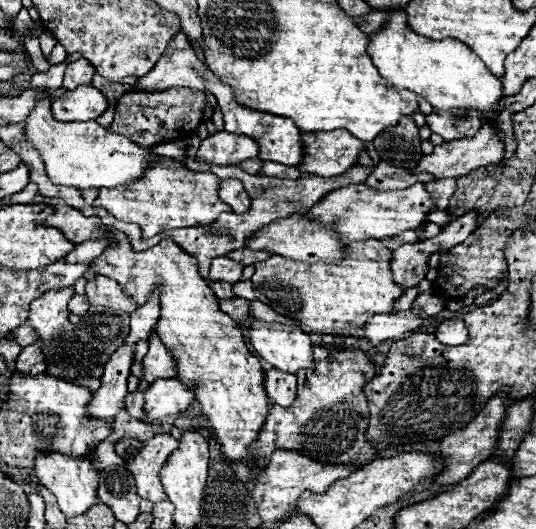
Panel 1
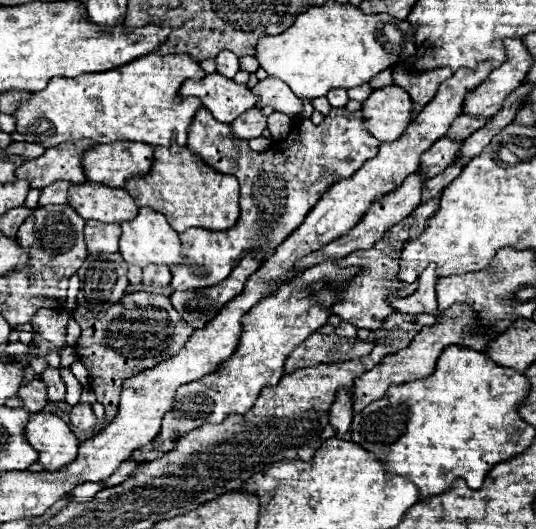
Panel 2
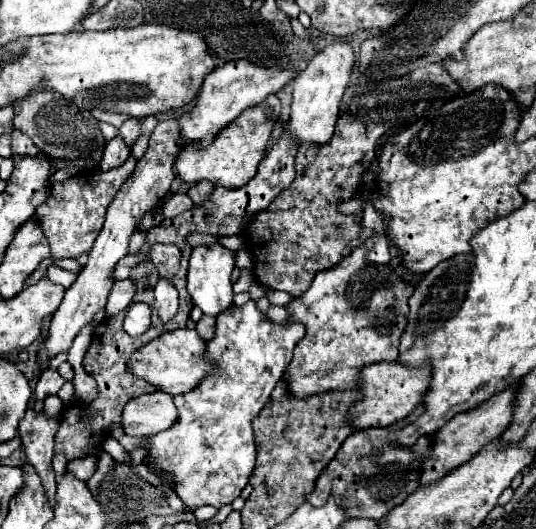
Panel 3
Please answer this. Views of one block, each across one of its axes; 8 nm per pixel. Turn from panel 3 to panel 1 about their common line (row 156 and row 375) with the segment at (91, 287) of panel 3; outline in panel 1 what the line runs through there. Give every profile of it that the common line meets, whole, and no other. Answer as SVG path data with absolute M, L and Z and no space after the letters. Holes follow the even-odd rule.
M152 332L148 338L150 350L142 360L142 378L154 382L158 378L176 378L176 364L170 352L164 348L162 340Z

